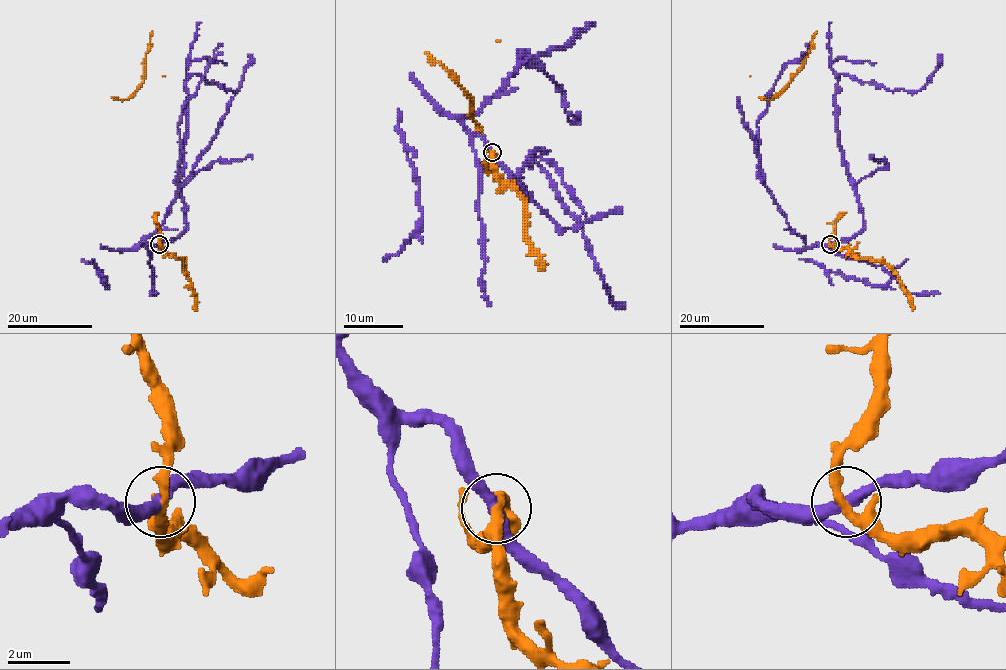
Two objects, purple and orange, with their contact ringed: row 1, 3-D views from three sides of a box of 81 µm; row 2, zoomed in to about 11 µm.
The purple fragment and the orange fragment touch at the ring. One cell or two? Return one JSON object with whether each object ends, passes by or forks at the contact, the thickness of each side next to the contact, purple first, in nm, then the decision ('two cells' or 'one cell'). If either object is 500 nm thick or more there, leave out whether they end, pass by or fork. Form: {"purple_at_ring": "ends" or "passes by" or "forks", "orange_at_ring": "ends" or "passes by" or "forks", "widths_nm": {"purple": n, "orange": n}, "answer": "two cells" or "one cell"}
{"purple_at_ring": "passes by", "orange_at_ring": "forks", "widths_nm": {"purple": 360, "orange": 260}, "answer": "one cell"}

